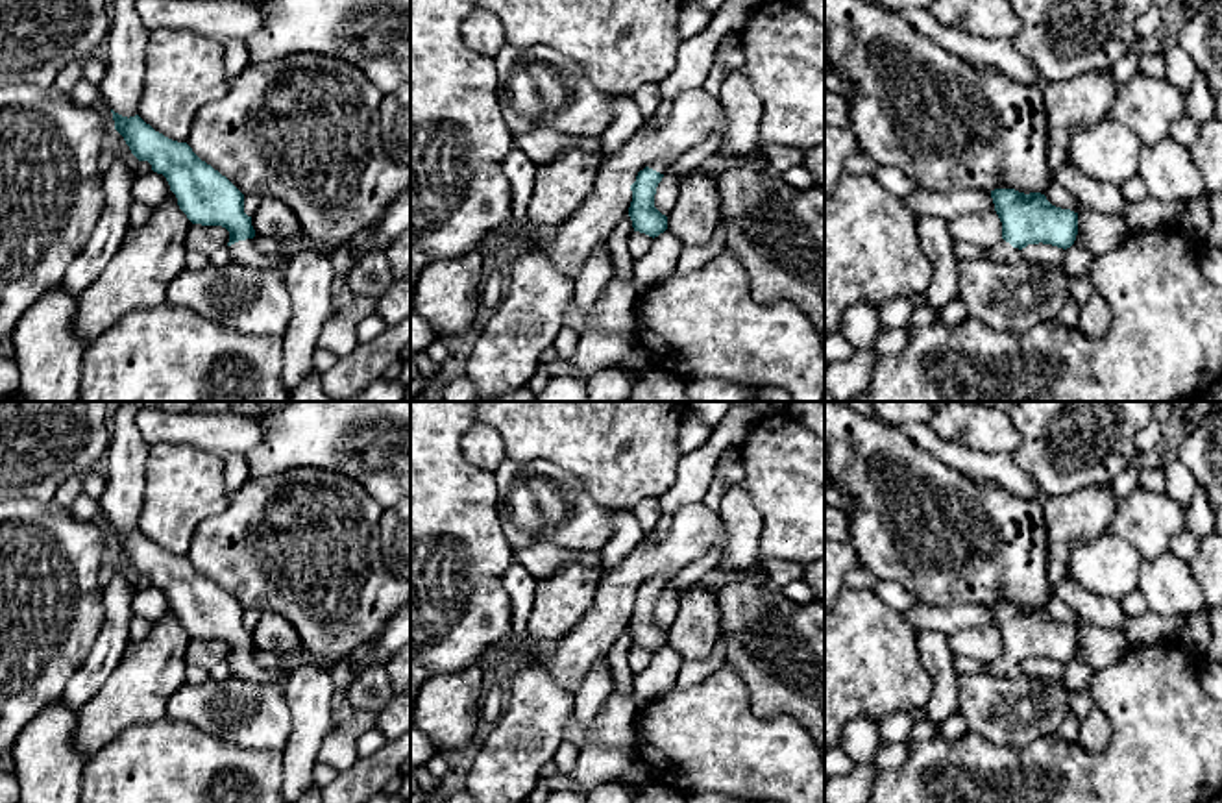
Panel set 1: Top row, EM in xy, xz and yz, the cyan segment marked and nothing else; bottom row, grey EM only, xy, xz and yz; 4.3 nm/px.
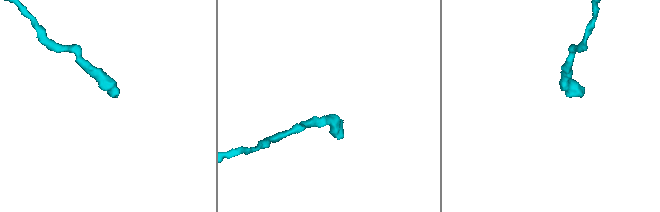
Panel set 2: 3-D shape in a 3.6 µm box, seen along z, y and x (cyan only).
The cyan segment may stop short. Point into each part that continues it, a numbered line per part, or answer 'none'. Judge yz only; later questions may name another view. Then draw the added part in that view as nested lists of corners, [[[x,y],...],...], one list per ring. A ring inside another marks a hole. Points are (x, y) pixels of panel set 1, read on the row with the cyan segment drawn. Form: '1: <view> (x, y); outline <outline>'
1: yz (1002, 252); outline [[[1004,239],[991,250],[987,250],[985,259],[991,263],[1019,263],[1020,261],[1020,250],[1013,248]]]

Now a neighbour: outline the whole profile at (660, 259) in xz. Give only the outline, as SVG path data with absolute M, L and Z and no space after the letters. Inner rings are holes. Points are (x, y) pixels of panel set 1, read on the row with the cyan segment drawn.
M666 229L654 237L649 252L634 259L632 278L638 290L645 290L675 272L680 252L686 246Z

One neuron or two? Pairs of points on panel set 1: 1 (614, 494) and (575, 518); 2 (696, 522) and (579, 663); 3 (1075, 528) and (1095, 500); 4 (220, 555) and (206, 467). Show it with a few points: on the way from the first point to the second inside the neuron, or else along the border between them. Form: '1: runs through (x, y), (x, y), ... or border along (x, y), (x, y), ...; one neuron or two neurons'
1: border along (570, 472), (596, 502), (609, 509); two neurons
2: runs through (659, 555), (614, 594), (610, 615), (601, 626); one neuron
3: runs through (1080, 520), (1093, 507); one neuron
4: border along (232, 496), (220, 513), (196, 528), (189, 552); two neurons

